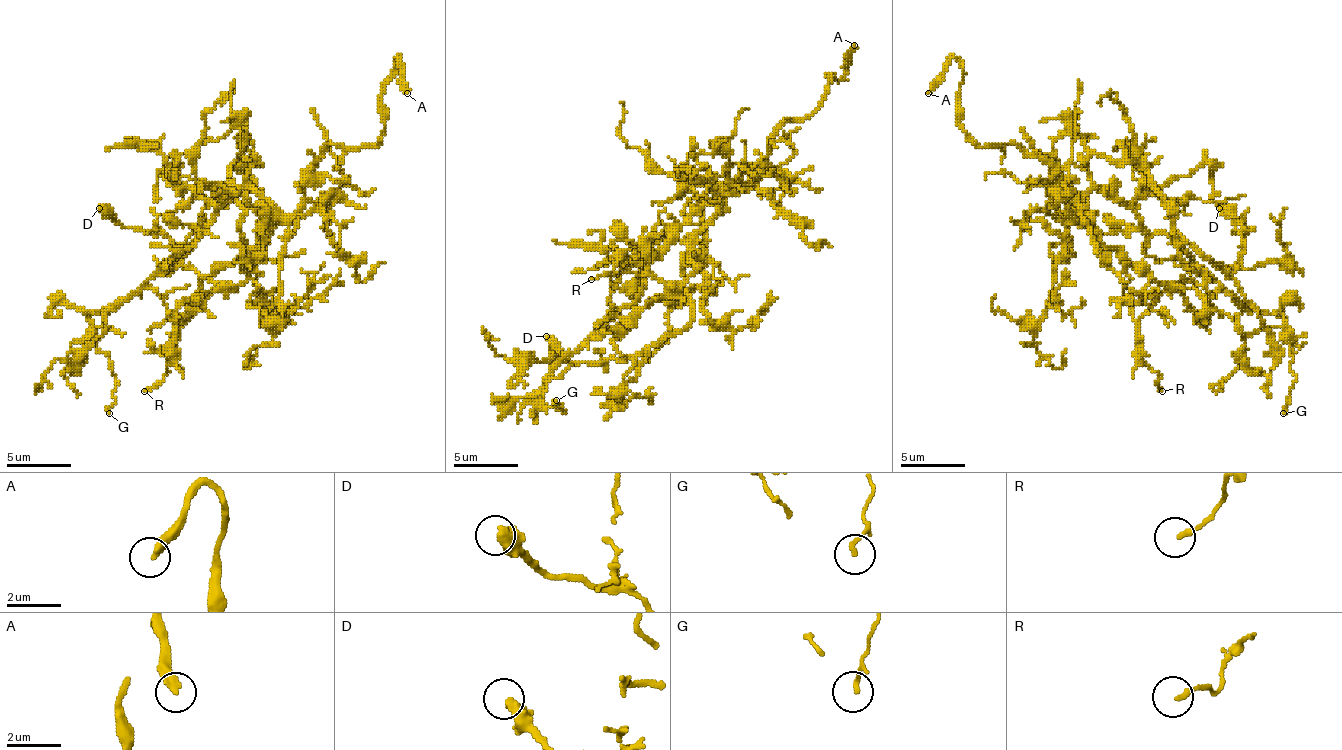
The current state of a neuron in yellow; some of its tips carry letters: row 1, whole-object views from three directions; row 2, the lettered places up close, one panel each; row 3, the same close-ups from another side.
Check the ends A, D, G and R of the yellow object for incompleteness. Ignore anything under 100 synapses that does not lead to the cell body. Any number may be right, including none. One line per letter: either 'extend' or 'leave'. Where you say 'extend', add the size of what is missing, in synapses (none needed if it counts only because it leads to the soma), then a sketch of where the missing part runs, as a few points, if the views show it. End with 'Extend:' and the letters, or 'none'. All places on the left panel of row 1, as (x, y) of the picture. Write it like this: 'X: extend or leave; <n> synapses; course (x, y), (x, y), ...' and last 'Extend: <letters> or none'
A: extend
D: leave
G: leave
R: leave
Extend: A

